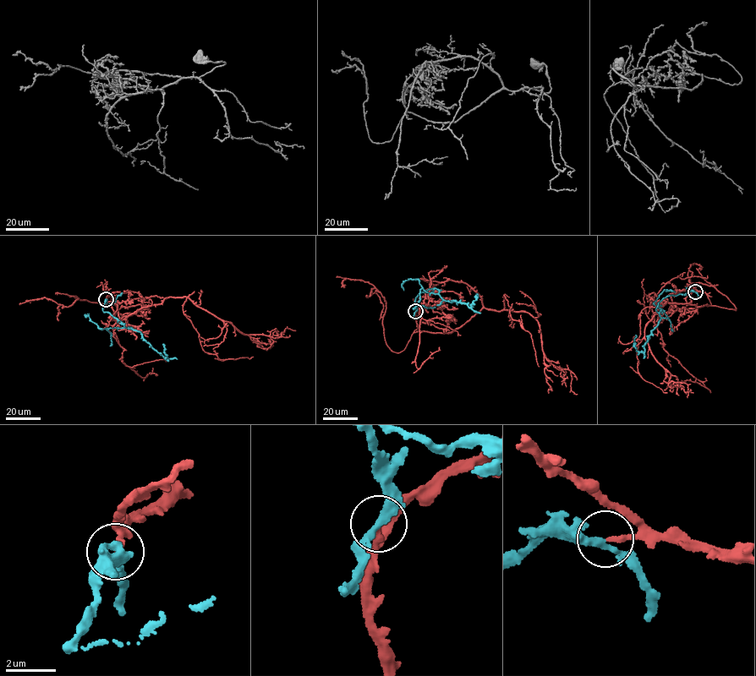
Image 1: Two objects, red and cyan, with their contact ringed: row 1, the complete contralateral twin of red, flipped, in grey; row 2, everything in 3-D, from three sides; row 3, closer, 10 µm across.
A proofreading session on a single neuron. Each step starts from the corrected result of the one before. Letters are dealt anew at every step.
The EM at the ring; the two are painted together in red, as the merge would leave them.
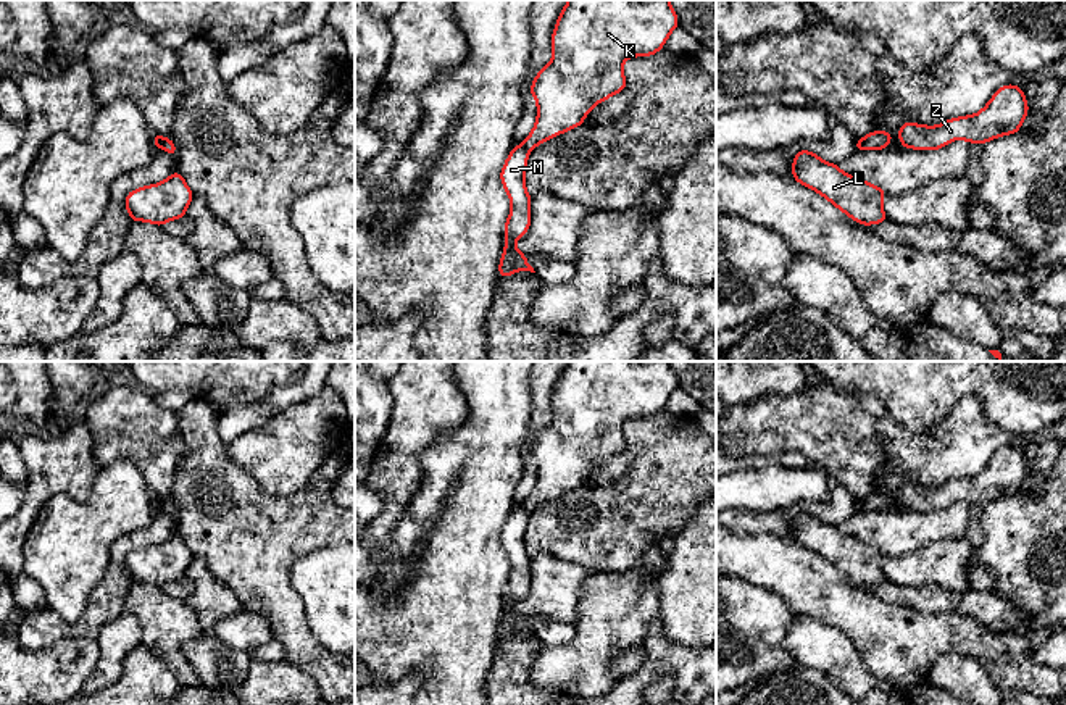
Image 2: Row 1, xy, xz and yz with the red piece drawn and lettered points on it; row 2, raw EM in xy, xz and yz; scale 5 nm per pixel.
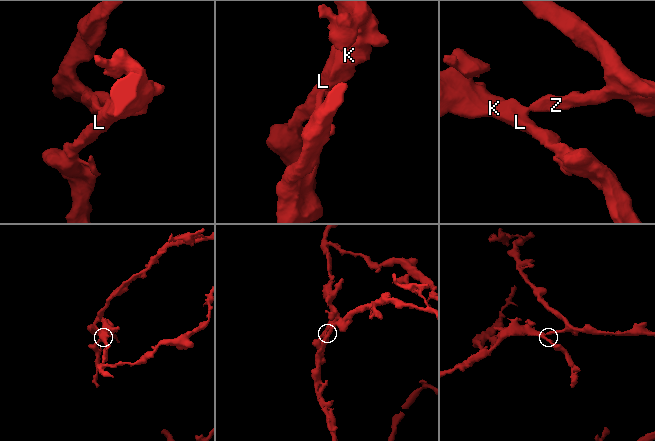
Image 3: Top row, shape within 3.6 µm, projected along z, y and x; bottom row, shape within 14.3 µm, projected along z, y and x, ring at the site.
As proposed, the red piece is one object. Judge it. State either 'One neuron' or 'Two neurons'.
Two neurons

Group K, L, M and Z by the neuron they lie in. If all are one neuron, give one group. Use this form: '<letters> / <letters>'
K L / M Z

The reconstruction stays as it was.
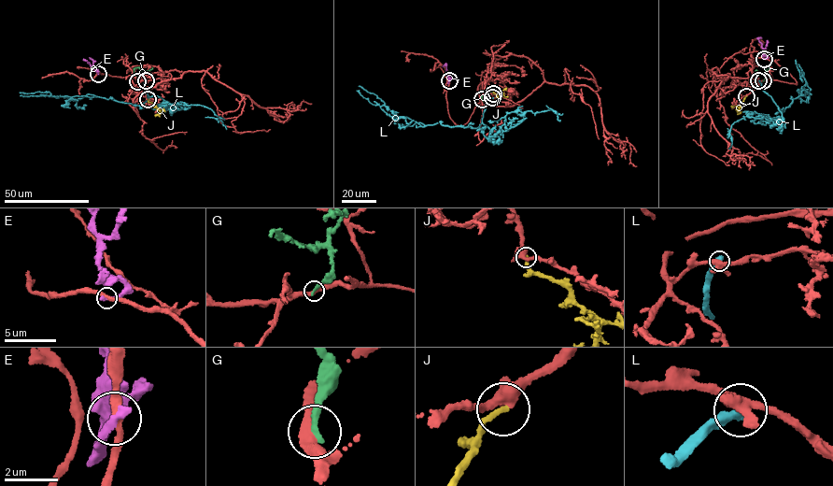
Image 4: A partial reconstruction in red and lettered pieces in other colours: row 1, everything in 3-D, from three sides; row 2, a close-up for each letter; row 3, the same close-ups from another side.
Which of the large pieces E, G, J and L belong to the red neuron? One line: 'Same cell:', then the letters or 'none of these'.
Same cell: J

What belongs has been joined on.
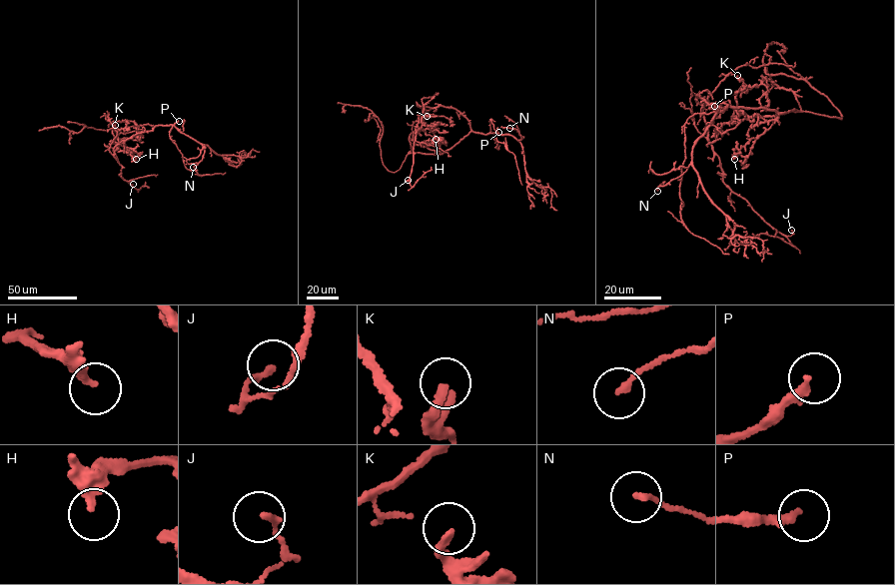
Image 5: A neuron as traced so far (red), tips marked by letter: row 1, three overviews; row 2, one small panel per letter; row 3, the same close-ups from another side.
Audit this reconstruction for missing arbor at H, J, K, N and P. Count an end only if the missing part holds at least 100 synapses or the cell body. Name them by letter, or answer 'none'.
P

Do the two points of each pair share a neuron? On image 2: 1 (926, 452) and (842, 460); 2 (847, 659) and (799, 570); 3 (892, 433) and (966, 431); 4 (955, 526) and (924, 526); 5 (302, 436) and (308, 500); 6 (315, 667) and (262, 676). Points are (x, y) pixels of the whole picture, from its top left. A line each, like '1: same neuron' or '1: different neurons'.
1: different neurons
2: different neurons
3: same neuron
4: same neuron
5: different neurons
6: different neurons

